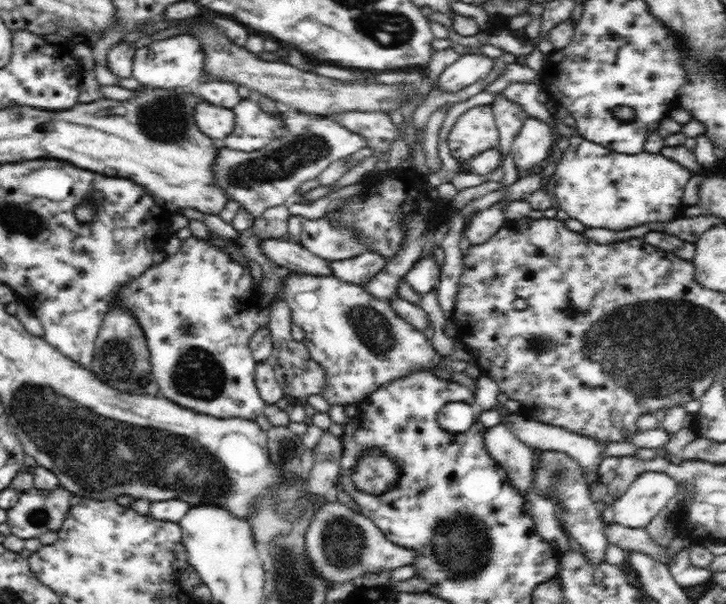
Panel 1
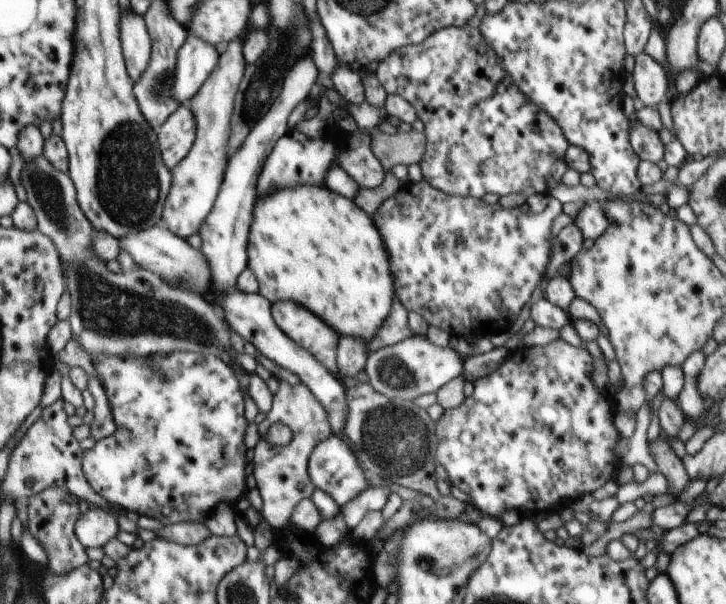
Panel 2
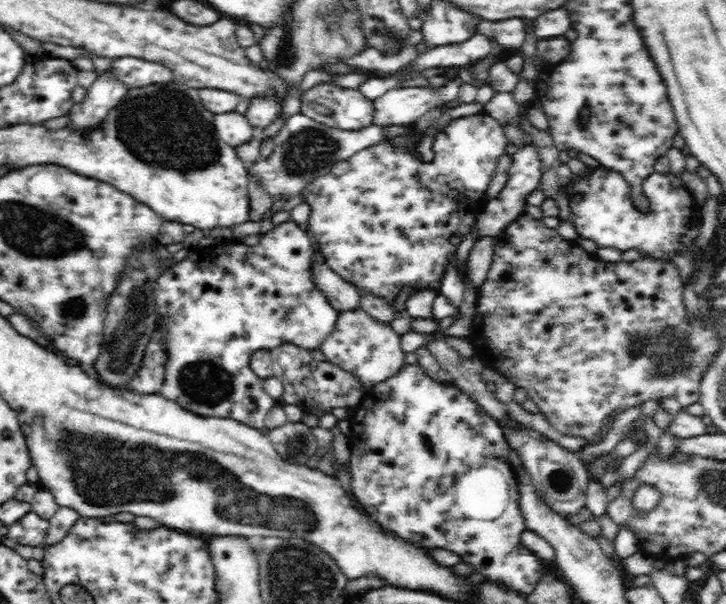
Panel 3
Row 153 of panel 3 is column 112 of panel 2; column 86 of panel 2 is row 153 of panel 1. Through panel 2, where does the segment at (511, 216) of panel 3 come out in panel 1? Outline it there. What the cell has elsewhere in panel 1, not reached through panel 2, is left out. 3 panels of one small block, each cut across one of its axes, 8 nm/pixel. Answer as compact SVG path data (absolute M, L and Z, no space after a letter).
M529 117L512 142L515 169L530 171L545 160L554 147L552 132L543 121Z

